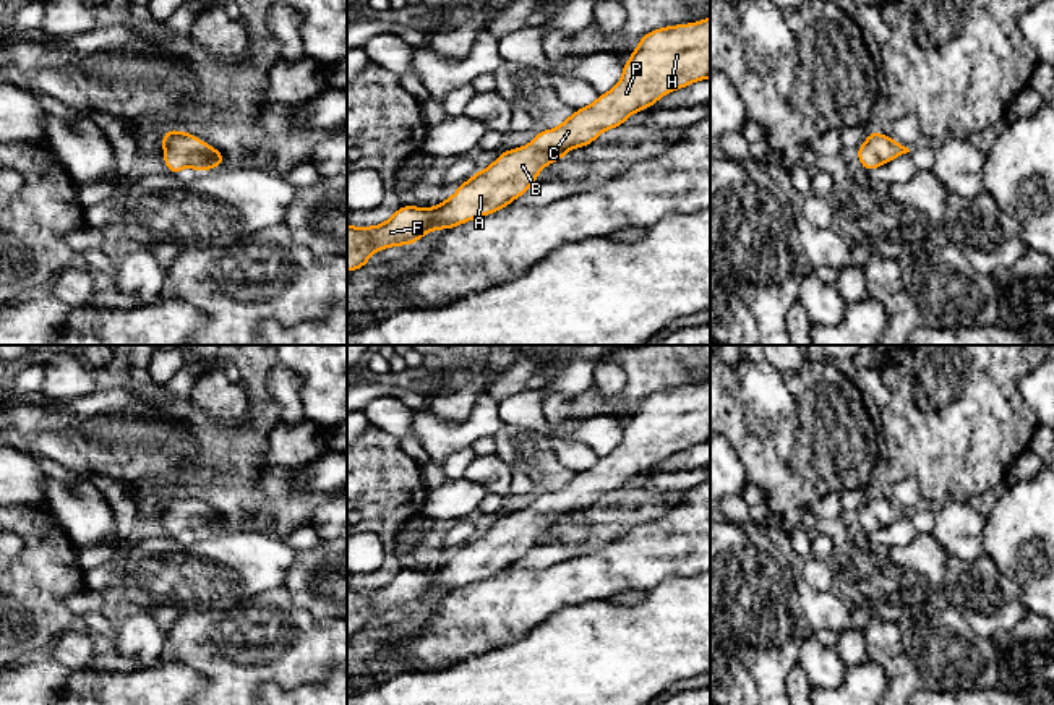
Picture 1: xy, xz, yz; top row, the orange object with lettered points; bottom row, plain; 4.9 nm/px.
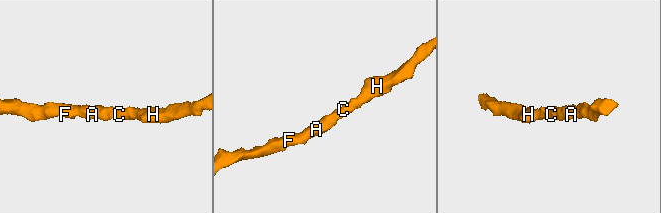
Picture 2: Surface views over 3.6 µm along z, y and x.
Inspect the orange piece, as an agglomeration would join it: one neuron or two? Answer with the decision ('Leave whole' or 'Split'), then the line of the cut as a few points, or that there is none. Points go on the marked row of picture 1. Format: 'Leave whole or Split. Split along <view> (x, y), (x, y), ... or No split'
Leave whole. No split

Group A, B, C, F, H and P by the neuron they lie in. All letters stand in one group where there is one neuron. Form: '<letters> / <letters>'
A B C F H P

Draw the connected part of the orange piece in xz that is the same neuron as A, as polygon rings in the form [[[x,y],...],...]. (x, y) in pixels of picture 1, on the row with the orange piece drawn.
[[[710,16],[699,23],[660,28],[645,34],[611,91],[576,110],[556,130],[540,131],[530,144],[503,152],[488,169],[464,182],[448,201],[430,209],[402,206],[389,220],[376,227],[347,225],[347,271],[365,267],[368,258],[379,250],[413,245],[438,227],[448,232],[451,227],[506,207],[535,183],[543,167],[563,159],[569,149],[593,143],[602,131],[621,126],[629,115],[653,105],[662,96],[705,78],[710,78]]]

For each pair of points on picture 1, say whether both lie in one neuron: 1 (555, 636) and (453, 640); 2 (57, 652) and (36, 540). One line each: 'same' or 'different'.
1: different
2: different

